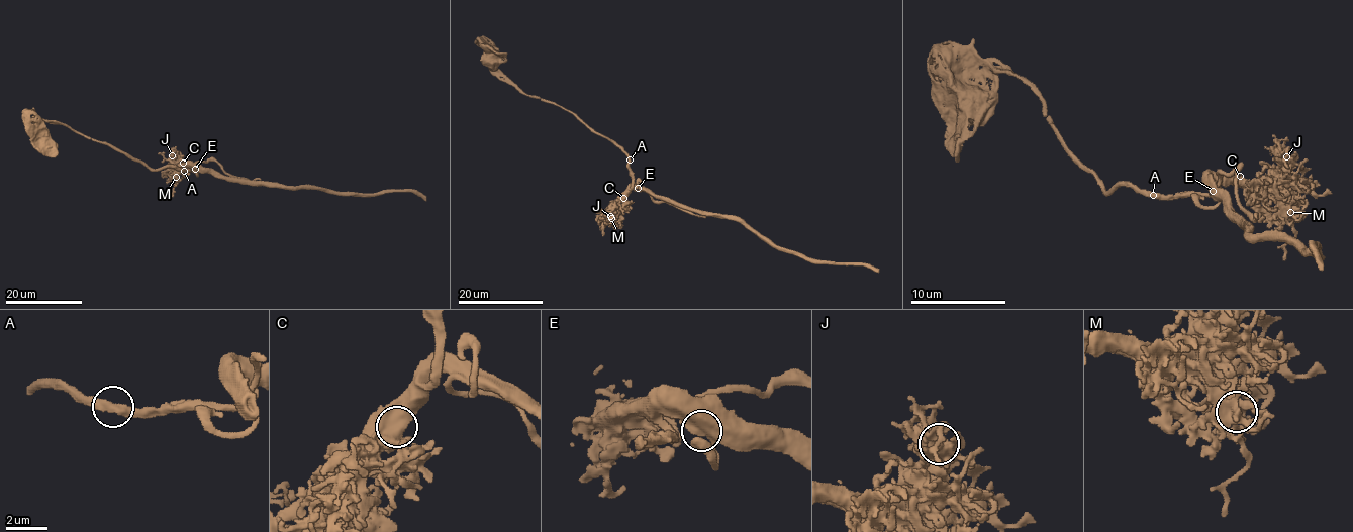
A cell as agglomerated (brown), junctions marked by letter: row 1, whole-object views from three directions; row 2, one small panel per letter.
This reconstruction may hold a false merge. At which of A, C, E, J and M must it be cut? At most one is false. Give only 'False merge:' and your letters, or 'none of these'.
False merge: E

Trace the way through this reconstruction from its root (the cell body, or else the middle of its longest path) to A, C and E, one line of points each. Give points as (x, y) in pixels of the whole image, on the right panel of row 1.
A: (972, 98), (995, 72), (1009, 72), (1106, 193), (1136, 186), (1153, 195)
C: (972, 98), (995, 72), (1026, 81), (1106, 193), (1216, 193), (1240, 176)
E: (972, 98), (995, 72), (1026, 81), (1106, 193), (1214, 190)

